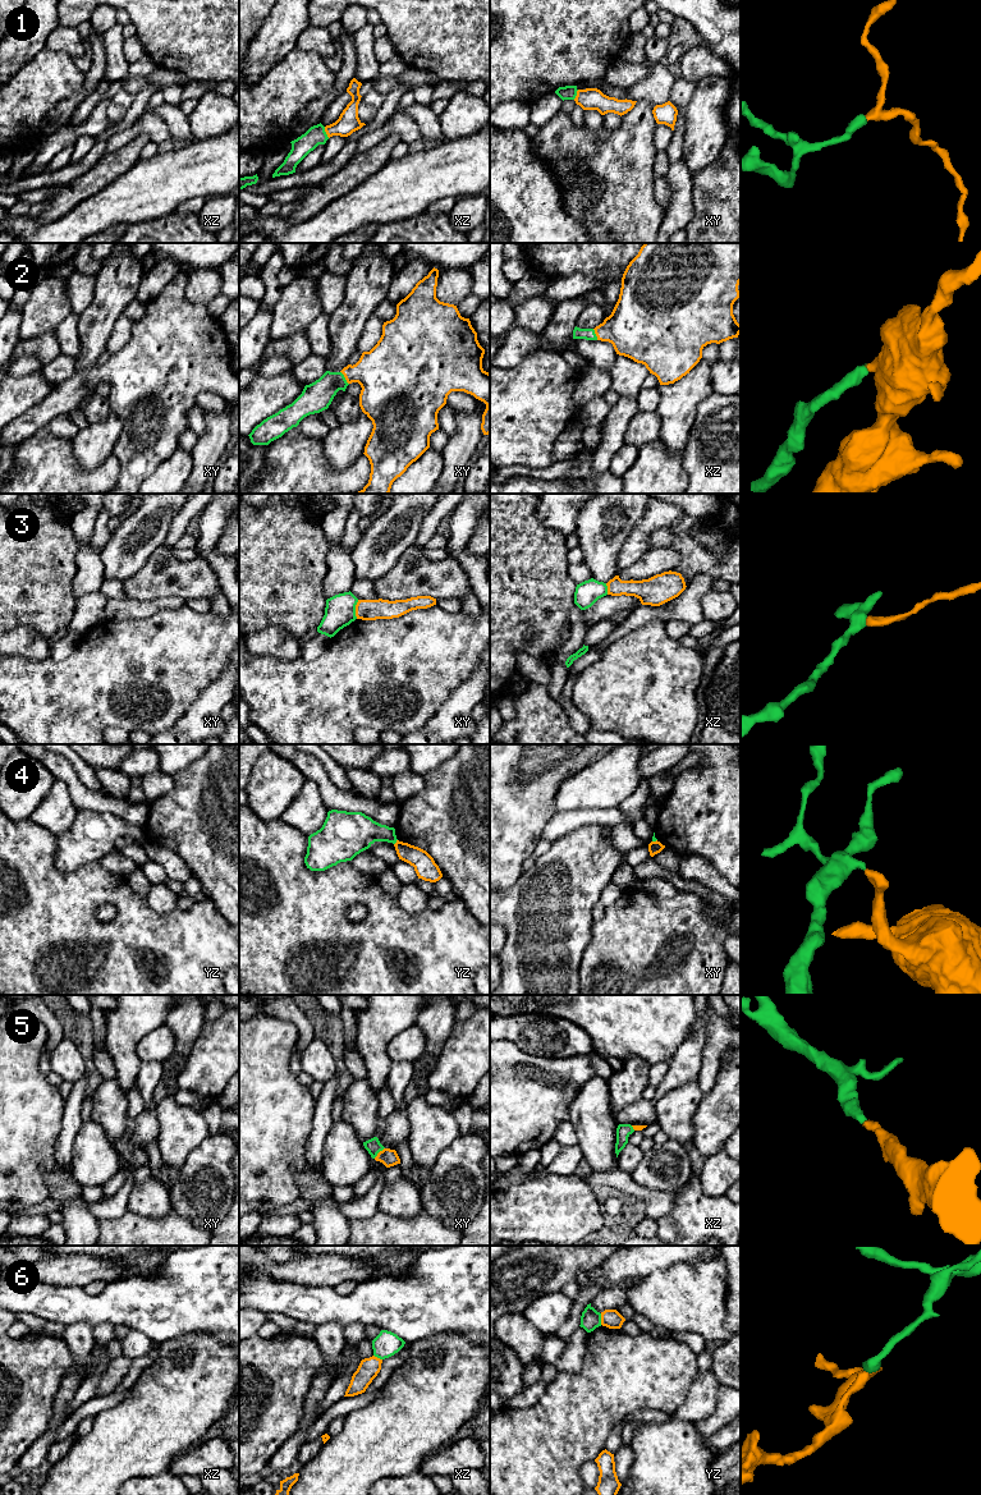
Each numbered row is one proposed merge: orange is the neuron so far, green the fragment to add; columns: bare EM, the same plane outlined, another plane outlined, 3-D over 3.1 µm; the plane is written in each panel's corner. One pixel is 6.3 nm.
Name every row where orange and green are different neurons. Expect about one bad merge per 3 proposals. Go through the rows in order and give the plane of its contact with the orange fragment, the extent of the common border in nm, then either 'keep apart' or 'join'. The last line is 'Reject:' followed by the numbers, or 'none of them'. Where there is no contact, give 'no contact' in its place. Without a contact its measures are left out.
1: meets orange in xz; contact 80 nm long; join
2: meets orange in xy; contact 100 nm long; join
3: meets orange in xy; contact 120 nm long; keep apart
4: meets orange in yz; contact 40 nm long; keep apart
5: meets orange in xy; contact 100 nm long; join
6: meets orange in yz; contact 70 nm long; keep apart
Reject: 3, 4, 6

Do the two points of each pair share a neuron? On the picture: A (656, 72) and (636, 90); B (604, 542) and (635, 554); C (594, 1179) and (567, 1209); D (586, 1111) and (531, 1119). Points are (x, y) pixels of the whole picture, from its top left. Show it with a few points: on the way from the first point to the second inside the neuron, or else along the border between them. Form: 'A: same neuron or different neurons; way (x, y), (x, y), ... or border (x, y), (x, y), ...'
A: same neuron; way (654, 77), (641, 90)
B: different neurons; border (636, 523), (618, 556), (618, 569)
C: different neurons; border (585, 1179), (591, 1187)
D: different neurons; border (582, 1086), (571, 1104), (571, 1117), (568, 1119)

